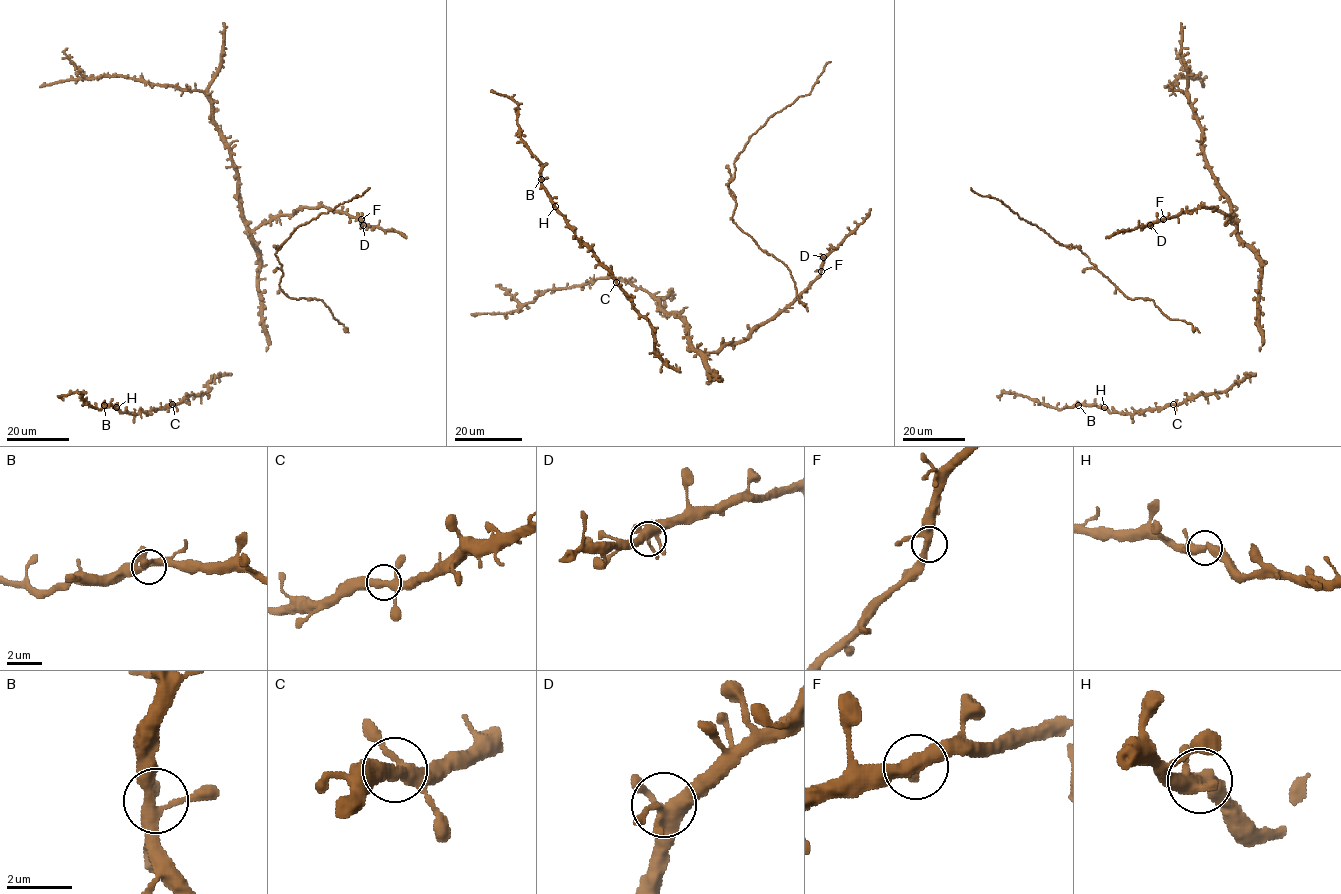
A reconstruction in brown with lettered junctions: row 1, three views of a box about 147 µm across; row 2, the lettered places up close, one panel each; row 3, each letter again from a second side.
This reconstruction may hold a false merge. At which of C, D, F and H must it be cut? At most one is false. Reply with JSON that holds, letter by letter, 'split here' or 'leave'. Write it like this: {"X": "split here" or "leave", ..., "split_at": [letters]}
{"C": "leave", "D": "leave", "F": "leave", "H": "leave", "split_at": []}

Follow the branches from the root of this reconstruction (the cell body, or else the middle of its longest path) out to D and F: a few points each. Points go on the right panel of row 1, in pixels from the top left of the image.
D: (1237, 228), (1229, 215), (1215, 207), (1180, 212), (1150, 225)
F: (1237, 228), (1229, 215), (1215, 207), (1199, 207), (1163, 219)

